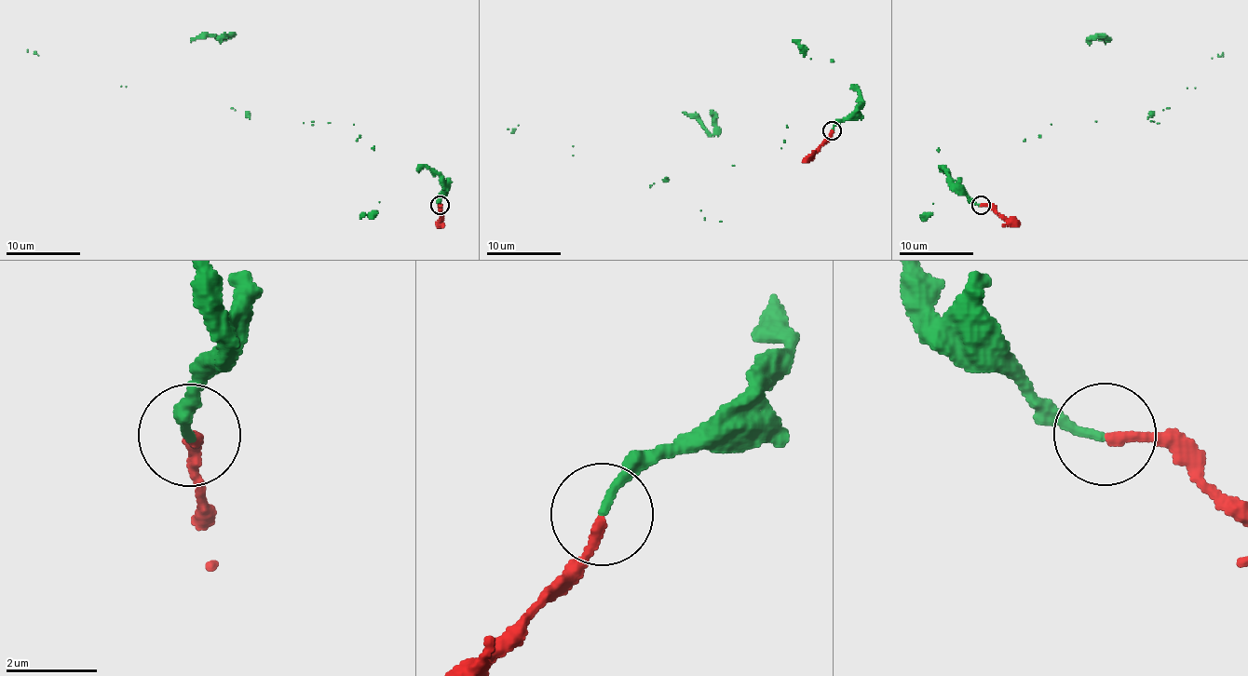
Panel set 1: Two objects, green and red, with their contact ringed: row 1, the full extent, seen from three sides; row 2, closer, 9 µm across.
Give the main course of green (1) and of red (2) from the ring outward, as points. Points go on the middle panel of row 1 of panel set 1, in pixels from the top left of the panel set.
1: (832, 130), (861, 104), (858, 90), (831, 61), (781, 148), (651, 185), (573, 146), (518, 125), (508, 128)
2: (832, 130), (832, 136), (823, 145), (802, 162)

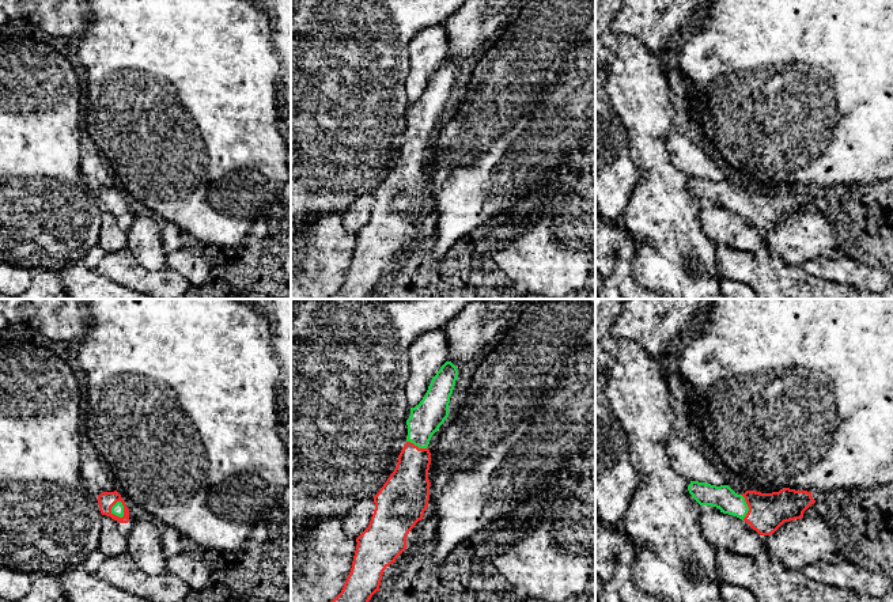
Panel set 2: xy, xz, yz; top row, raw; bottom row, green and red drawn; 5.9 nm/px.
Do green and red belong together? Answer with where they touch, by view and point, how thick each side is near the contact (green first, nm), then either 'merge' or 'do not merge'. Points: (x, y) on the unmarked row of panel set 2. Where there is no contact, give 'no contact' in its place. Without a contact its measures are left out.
xy (123, 205) | 70/100 nm | merge

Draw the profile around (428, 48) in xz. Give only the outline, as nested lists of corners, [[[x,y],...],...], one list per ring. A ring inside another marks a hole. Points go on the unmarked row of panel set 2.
[[[442,24],[419,31],[409,43],[409,75],[406,98],[409,103],[420,99],[440,63],[447,57],[447,37]]]

